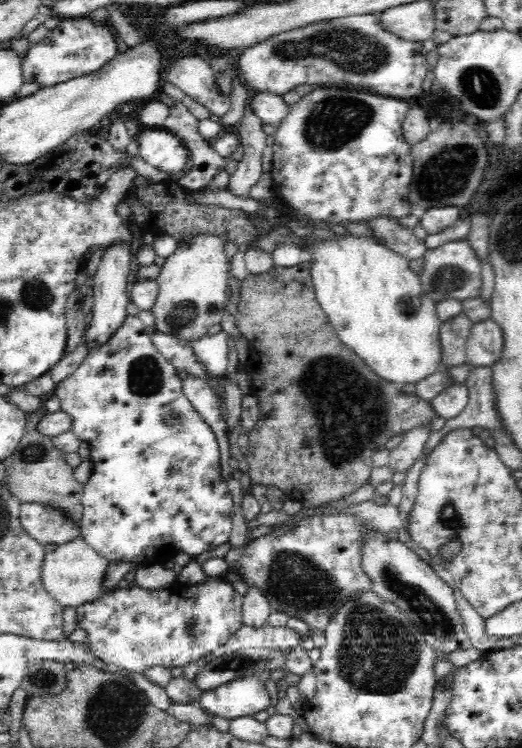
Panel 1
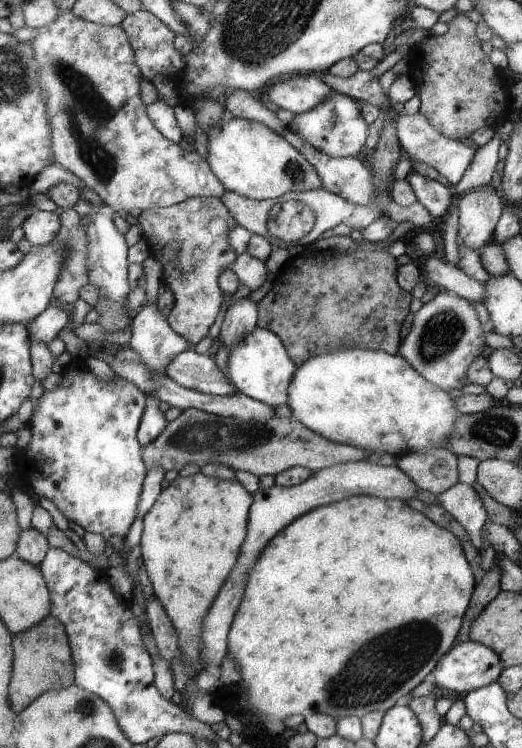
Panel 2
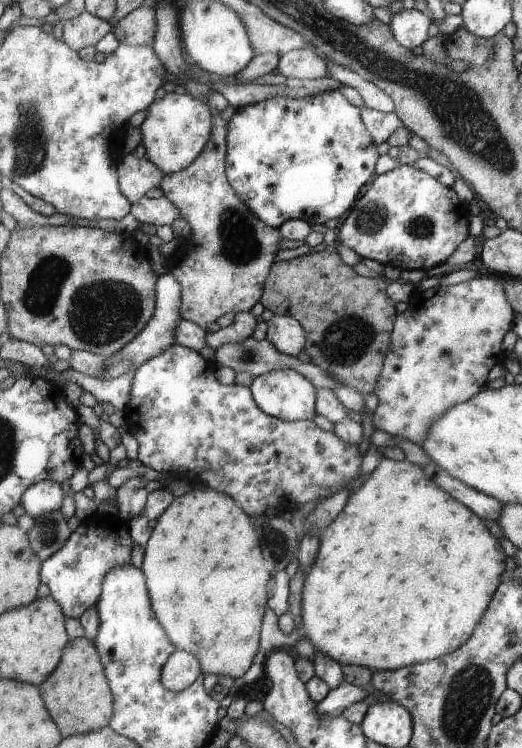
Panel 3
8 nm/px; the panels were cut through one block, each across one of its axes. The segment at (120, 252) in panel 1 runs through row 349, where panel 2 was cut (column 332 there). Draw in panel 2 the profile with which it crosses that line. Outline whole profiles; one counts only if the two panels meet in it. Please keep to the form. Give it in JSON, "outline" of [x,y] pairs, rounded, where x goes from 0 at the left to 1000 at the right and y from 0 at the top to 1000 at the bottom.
{"outline":[[[603,98],[561,100],[550,108],[536,107],[517,116],[510,132],[536,146],[579,152],[613,142],[640,123],[634,115]]]}

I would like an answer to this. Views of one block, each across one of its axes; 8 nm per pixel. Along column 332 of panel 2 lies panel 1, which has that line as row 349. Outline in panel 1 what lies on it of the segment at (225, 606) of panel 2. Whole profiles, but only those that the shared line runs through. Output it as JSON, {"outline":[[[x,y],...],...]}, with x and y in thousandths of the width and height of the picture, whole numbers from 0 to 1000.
{"outline":[[[941,426],[908,433],[895,449],[891,479],[904,488],[941,491],[964,469],[964,444]]]}

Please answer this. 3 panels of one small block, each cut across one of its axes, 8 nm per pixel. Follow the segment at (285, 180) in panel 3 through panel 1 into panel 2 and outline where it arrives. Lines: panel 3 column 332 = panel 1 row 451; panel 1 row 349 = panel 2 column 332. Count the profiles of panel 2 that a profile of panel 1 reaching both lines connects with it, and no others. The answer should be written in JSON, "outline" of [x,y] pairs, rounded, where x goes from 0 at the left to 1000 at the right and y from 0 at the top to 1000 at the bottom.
{"outline":[[[640,122],[613,142],[563,154],[552,164],[552,171],[575,179],[586,187],[586,193],[630,206],[632,211],[686,206],[707,184],[707,164],[699,162],[692,144],[674,130],[655,123]]]}

